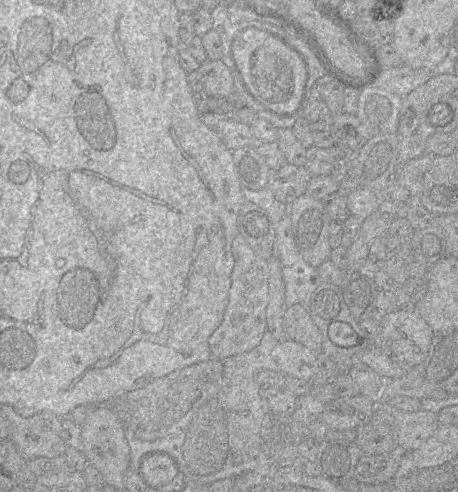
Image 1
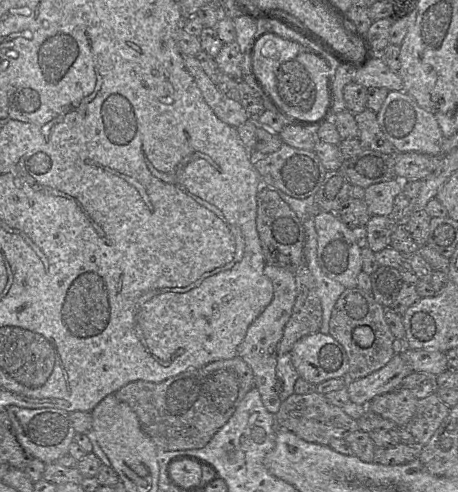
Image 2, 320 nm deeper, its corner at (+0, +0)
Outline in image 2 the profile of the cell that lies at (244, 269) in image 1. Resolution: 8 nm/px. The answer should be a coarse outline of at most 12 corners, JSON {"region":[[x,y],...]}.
{"region":[[265,264],[273,299],[248,327],[237,356],[251,368],[266,410],[276,348],[296,297],[294,273]]}

